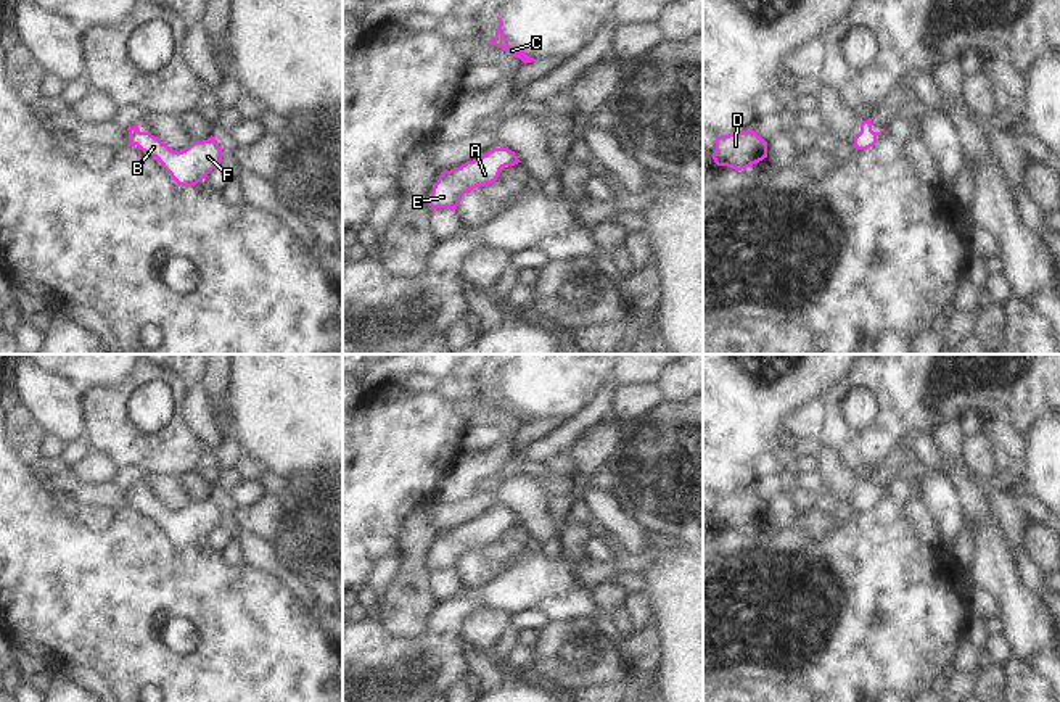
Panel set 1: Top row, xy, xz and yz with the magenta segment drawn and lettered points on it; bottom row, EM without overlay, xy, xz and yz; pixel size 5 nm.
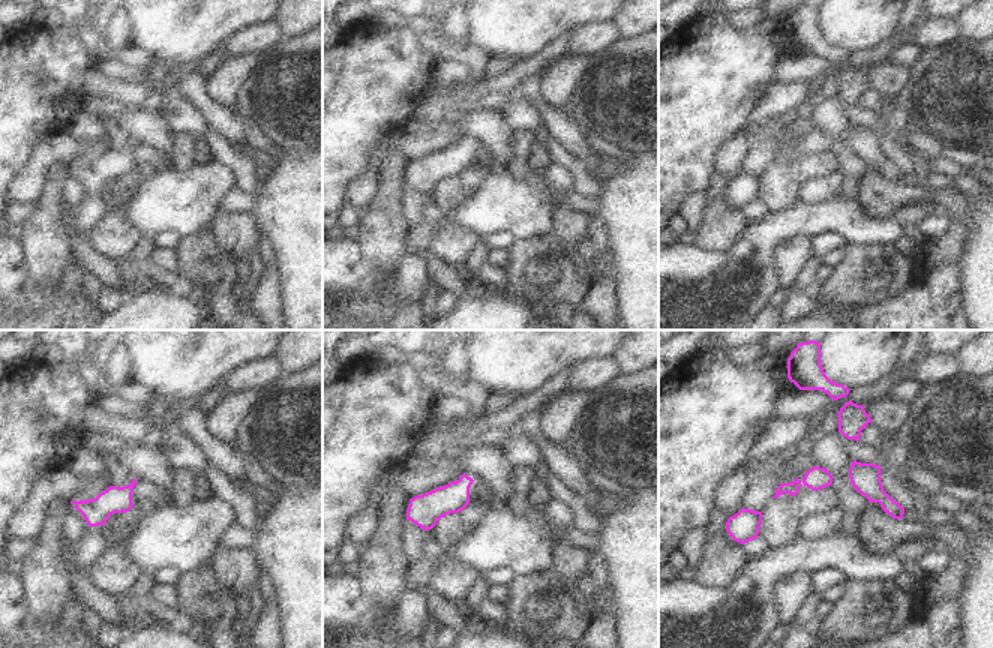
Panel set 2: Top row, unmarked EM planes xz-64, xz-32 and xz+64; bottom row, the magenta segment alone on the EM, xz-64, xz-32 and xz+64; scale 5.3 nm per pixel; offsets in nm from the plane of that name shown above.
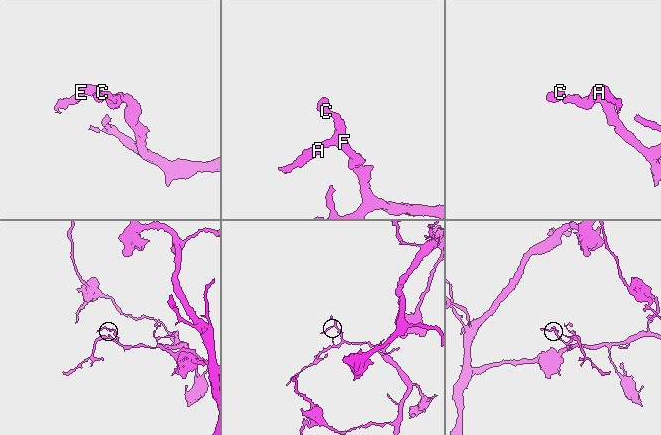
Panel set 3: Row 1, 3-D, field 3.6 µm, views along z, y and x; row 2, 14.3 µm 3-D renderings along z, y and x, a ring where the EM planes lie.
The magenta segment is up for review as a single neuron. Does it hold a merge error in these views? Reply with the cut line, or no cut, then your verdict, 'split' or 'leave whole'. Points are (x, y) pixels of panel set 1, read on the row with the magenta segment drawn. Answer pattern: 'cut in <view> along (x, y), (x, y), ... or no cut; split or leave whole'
no cut; leave whole

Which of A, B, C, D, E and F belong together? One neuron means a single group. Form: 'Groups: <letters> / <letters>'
Groups: A B C D E F

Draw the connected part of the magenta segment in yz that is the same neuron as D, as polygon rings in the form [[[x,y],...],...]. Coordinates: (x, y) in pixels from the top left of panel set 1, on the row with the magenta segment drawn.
[[[753,129],[716,137],[713,159],[717,166],[746,169],[767,158],[767,142]]]

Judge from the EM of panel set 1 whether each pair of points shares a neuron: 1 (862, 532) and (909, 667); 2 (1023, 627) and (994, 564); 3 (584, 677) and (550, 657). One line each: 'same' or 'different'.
1: same
2: same
3: same

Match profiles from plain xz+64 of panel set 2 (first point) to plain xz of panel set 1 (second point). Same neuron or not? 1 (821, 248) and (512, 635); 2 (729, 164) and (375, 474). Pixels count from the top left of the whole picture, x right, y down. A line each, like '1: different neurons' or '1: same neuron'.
1: different neurons
2: different neurons

